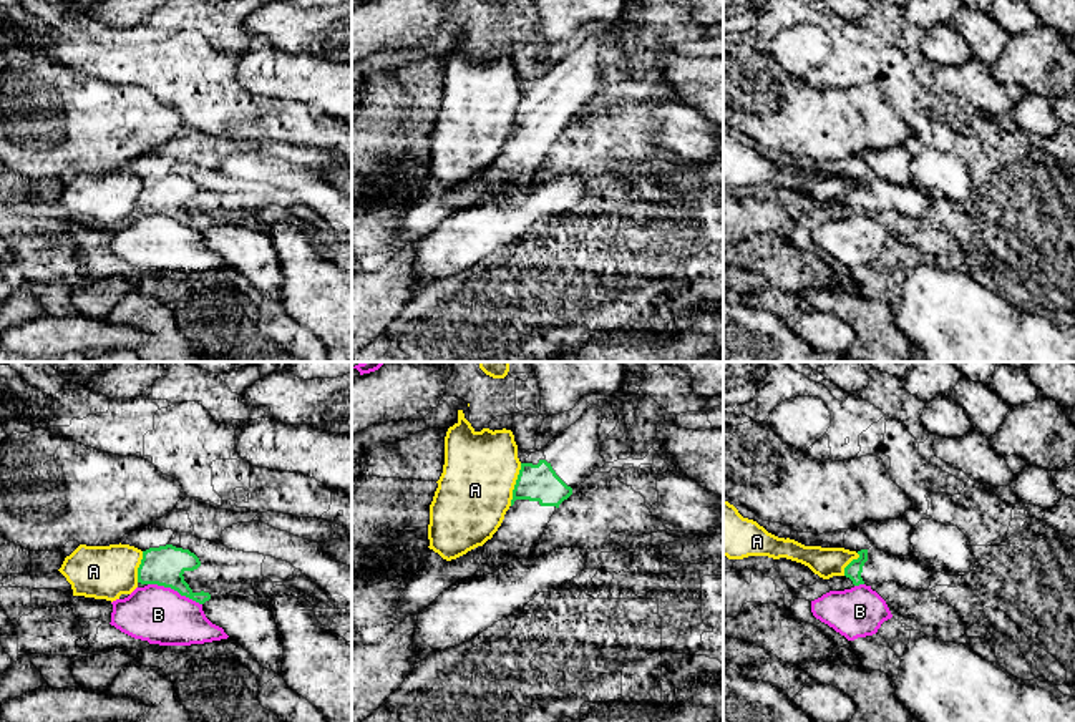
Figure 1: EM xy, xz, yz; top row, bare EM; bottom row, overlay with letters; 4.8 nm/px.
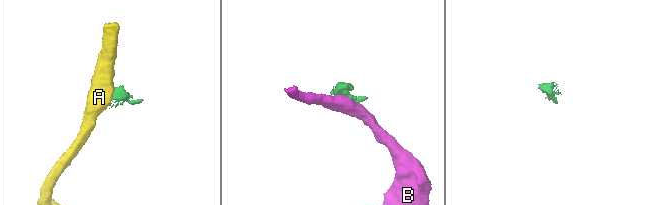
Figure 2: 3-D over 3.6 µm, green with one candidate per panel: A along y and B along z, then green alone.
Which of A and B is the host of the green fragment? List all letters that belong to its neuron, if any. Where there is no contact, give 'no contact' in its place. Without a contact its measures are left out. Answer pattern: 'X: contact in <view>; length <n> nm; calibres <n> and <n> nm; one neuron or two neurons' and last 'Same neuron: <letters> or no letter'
A: contact in xz; length 220 nm; calibres 180 and 360 nm; two neurons
B: contact in xy; length 280 nm; calibres 190 and 280 nm; two neurons
Same neuron: no letter

